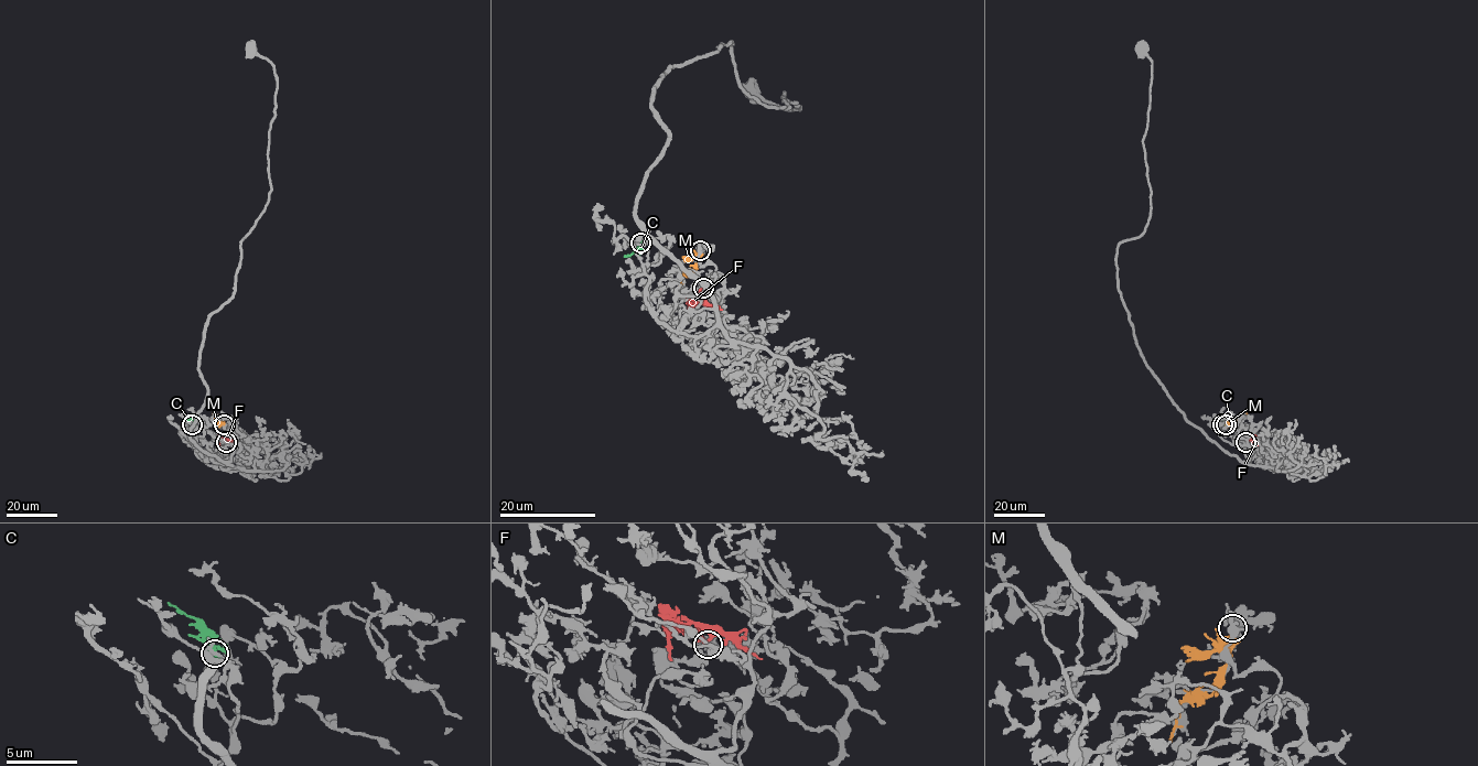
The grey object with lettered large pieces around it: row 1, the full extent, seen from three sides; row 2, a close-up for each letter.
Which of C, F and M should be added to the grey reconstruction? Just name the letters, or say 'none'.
F

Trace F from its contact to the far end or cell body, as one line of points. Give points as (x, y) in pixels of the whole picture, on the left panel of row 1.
F: (226, 442), (223, 439), (236, 445)

